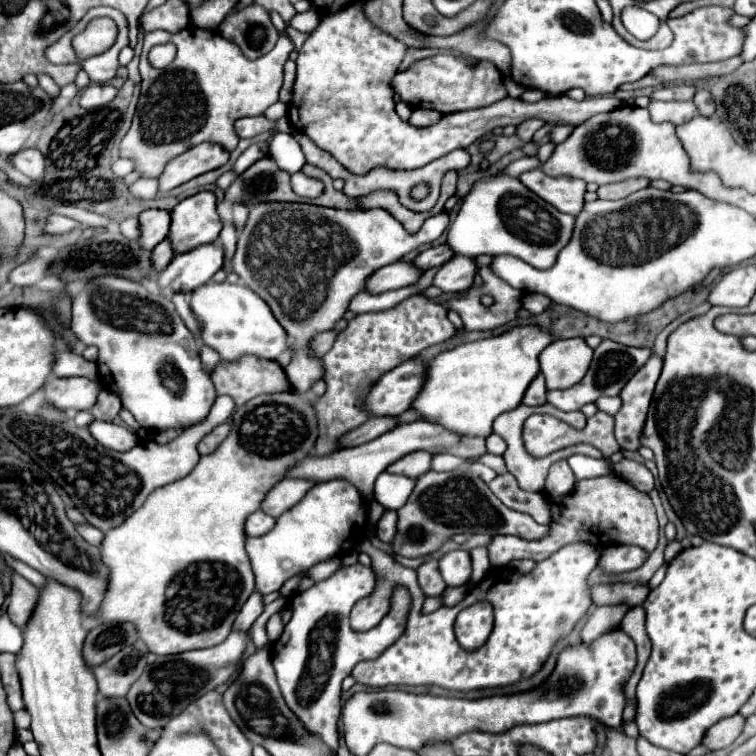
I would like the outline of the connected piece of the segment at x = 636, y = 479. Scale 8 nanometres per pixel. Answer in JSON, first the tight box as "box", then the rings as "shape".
{"box":[613,458,655,492],"shape":[[[623,458],[621,462],[613,464],[613,470],[615,470],[615,474],[619,478],[627,480],[631,486],[635,486],[641,492],[651,492],[655,488],[653,474],[643,464],[639,464],[639,462],[633,462],[633,460]]]}

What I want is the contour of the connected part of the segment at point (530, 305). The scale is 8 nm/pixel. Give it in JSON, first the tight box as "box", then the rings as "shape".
{"box":[523,294,553,314],"shape":[[[525,294],[525,300],[523,300],[523,308],[529,310],[529,312],[533,312],[533,314],[545,312],[551,304],[553,304],[551,298],[543,296],[543,294]]]}

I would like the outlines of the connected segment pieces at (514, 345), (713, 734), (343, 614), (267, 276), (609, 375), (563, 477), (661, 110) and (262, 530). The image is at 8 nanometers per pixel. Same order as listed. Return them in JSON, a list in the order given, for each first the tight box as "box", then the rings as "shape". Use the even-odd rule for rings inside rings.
[{"box":[411,326,553,438],"shape":[[[521,326],[501,336],[441,352],[427,362],[427,380],[411,408],[423,414],[423,420],[441,424],[449,432],[485,438],[493,432],[493,422],[499,414],[521,404],[523,392],[539,372],[537,358],[549,342],[553,342],[553,336],[539,326]]]},{"box":[701,714,745,750],"shape":[[[735,714],[731,718],[725,718],[725,720],[719,720],[713,728],[707,730],[707,734],[703,736],[701,744],[709,750],[721,750],[721,748],[727,748],[743,730],[745,726],[745,718],[741,714]]]},{"box":[273,564,411,752],"shape":[[[361,564],[341,566],[329,578],[313,584],[305,592],[291,598],[293,616],[285,626],[281,638],[273,642],[273,666],[281,694],[291,712],[299,718],[307,732],[317,736],[333,752],[339,748],[337,722],[341,716],[341,682],[349,676],[351,668],[363,660],[375,660],[389,648],[403,632],[411,610],[411,596],[405,588],[395,588],[391,596],[391,610],[385,618],[367,632],[349,628],[349,612],[353,604],[367,596],[375,586],[373,570]]]},{"box":[233,204,449,394],"shape":[[[257,204],[249,212],[249,220],[239,234],[237,252],[233,256],[233,272],[241,278],[241,282],[251,288],[257,296],[261,296],[273,316],[279,320],[279,324],[289,334],[289,346],[295,350],[295,356],[291,364],[285,368],[287,378],[291,380],[291,386],[305,394],[309,392],[311,384],[319,378],[323,378],[323,366],[319,358],[311,358],[309,354],[309,340],[317,332],[331,330],[337,320],[343,318],[347,312],[349,300],[359,294],[365,286],[367,276],[371,276],[377,268],[393,264],[401,260],[405,254],[417,250],[417,246],[425,242],[437,240],[445,228],[449,226],[447,212],[441,212],[437,216],[431,216],[425,220],[423,228],[411,236],[399,220],[395,220],[391,214],[387,214],[381,208],[371,210],[339,210],[339,208],[323,208],[313,204]]]},{"box":[547,340,651,412],"shape":[[[603,340],[595,348],[595,356],[585,378],[567,390],[547,392],[547,402],[563,412],[571,412],[571,410],[581,410],[581,406],[595,402],[599,396],[617,396],[621,388],[629,382],[629,378],[649,360],[649,356],[651,356],[651,348],[631,348],[631,346],[611,342],[611,340]]]},{"box":[545,460,575,496],"shape":[[[559,460],[559,462],[555,462],[555,464],[549,468],[549,476],[547,476],[545,490],[547,490],[551,496],[561,496],[563,492],[571,492],[573,484],[575,484],[575,474],[573,474],[573,470],[569,468],[567,460]]]},{"box":[647,100,697,124],"shape":[[[651,100],[647,106],[651,120],[655,122],[673,122],[673,124],[683,124],[691,120],[697,112],[697,106],[693,100],[671,100],[671,102],[661,102],[661,100]]]},{"box":[245,512,275,538],"shape":[[[253,512],[247,522],[245,522],[245,536],[251,538],[251,536],[263,536],[267,534],[271,528],[275,526],[275,518],[263,514],[263,512]]]}]

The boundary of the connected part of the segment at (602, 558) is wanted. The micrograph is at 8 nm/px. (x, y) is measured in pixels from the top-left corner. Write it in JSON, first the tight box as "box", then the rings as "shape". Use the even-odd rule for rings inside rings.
{"box":[597,546,647,574],"shape":[[[607,546],[599,552],[597,568],[605,574],[621,574],[639,568],[647,560],[647,552],[635,546]]]}

